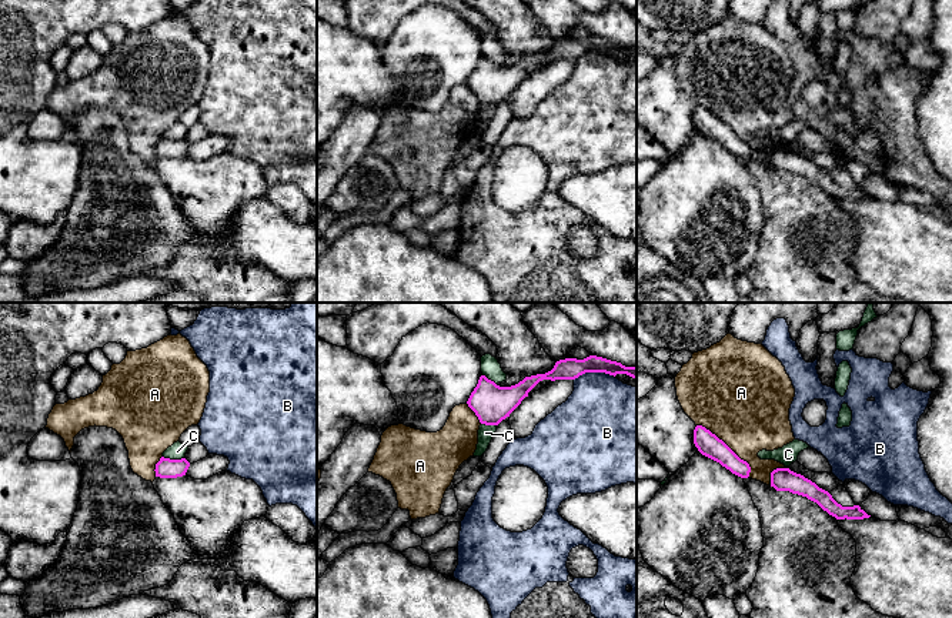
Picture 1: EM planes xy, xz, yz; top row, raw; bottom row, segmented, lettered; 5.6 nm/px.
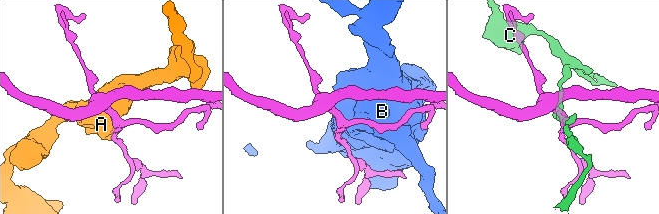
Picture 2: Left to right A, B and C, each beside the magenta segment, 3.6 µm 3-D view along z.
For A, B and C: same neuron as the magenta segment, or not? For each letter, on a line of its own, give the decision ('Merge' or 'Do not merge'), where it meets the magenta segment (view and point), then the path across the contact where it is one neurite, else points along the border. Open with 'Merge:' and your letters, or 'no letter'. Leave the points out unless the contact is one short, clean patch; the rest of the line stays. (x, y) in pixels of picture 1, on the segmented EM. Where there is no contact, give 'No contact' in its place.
Merge: no letter
A: Do not merge. Touches magenta at yz (727, 446)
B: Do not merge. Touches magenta at xz (594, 371)
C: Do not merge. Touches magenta at xy (173, 460). Boundary: xy (163, 456), (183, 458)

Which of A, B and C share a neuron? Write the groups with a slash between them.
A / B / C

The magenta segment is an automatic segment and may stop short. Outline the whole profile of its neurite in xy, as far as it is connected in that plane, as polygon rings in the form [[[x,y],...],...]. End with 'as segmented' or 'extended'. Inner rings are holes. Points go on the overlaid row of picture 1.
[[[161,457],[156,464],[156,477],[160,478],[177,478],[186,475],[190,462],[186,458],[181,460],[170,460]]] | as segmented

